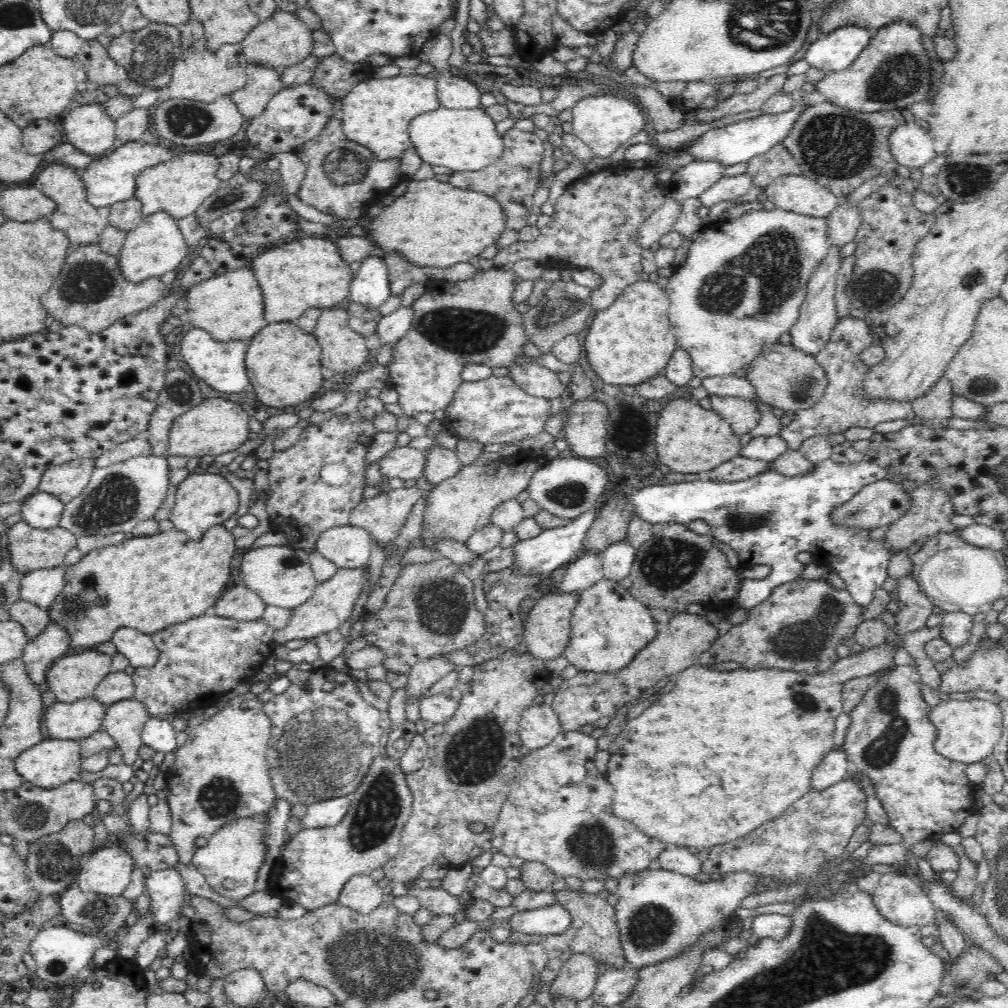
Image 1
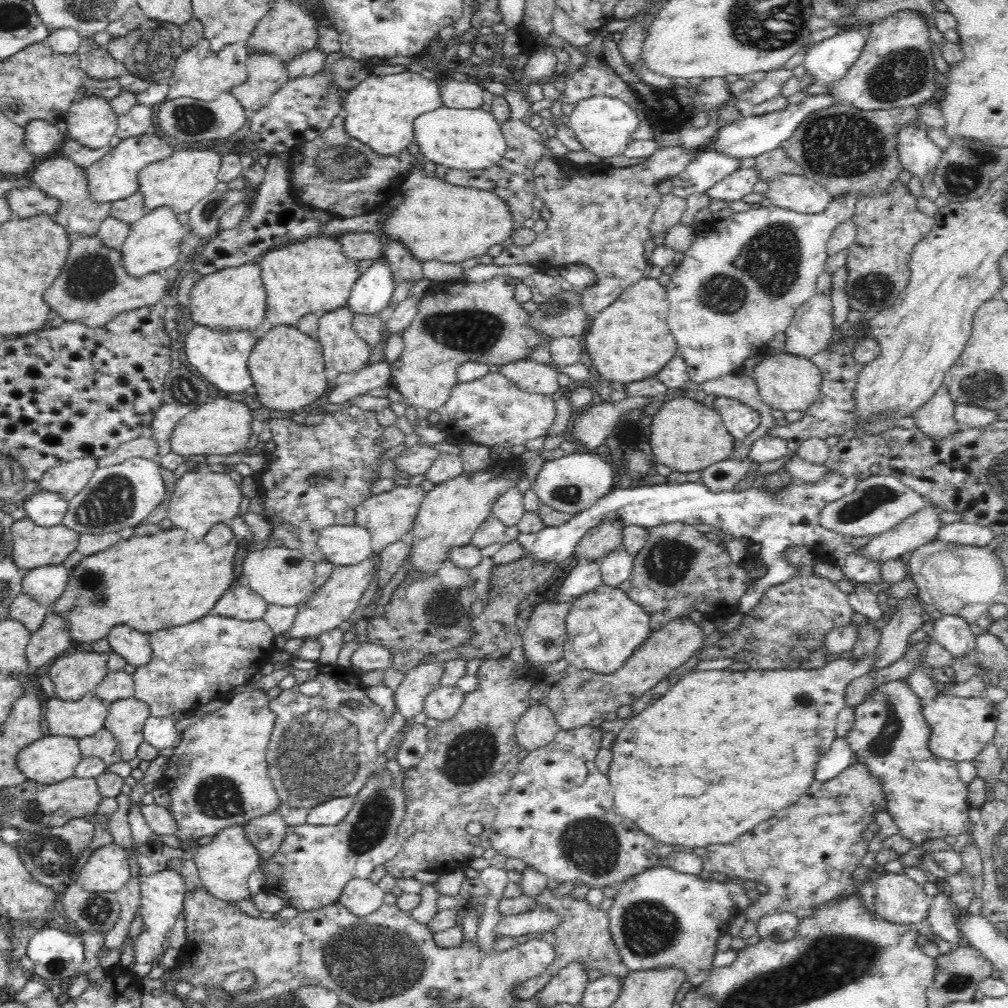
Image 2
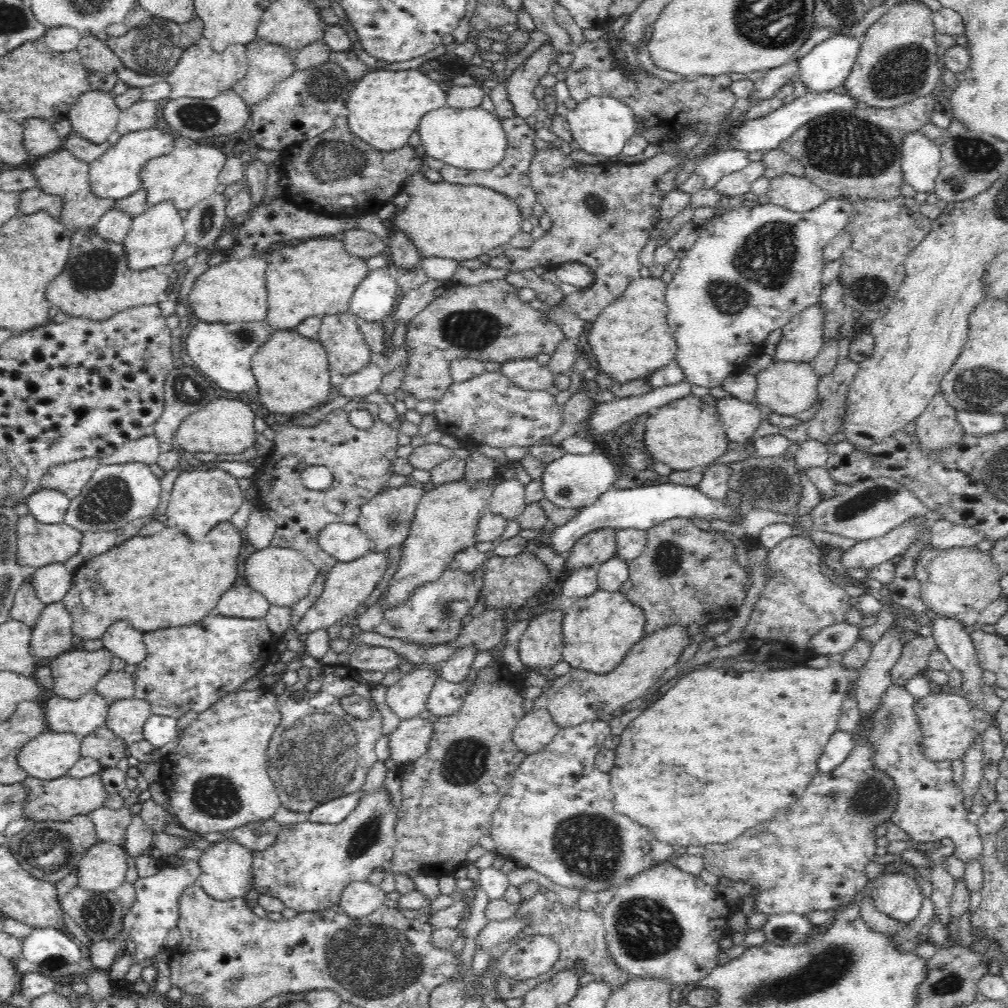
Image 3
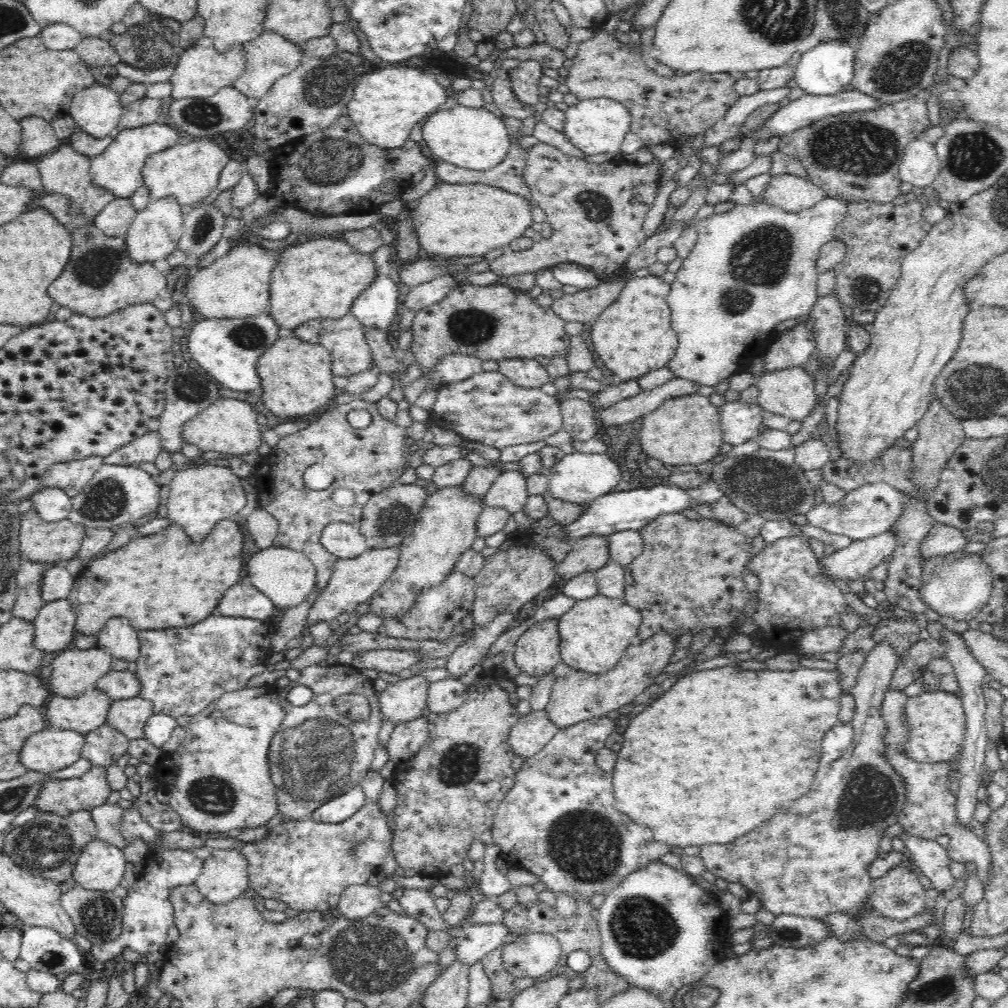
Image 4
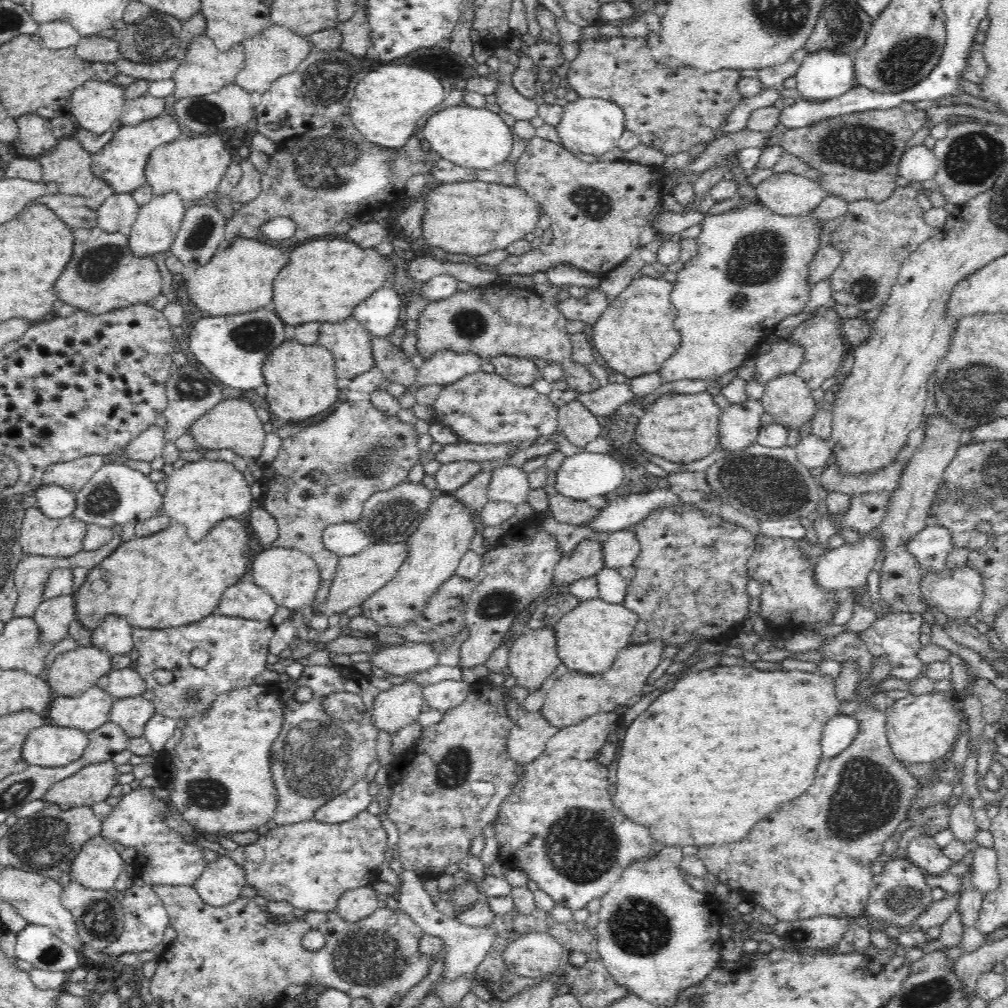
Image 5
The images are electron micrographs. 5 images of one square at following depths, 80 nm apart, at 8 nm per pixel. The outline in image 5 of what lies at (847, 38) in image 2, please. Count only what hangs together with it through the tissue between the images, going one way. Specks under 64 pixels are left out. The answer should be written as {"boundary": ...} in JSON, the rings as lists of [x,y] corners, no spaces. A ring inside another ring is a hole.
{"boundary":[[[816,50],[802,61],[795,74],[802,100],[824,102],[848,92],[855,79],[855,54]]]}

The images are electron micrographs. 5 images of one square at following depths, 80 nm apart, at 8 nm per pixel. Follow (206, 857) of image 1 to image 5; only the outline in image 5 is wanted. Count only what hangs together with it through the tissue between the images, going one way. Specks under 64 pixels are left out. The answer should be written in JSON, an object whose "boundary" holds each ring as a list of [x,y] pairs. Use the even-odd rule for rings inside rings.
{"boundary":[[[218,855],[216,860],[208,862],[193,887],[206,904],[226,906],[242,896],[241,890],[246,883],[244,869],[234,859]]]}

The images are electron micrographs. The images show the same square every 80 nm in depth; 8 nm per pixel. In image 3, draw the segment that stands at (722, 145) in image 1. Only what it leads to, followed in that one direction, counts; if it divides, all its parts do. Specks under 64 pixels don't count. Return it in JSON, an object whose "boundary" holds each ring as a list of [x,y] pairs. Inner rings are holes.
{"boundary":[[[809,91],[801,97],[796,97],[792,102],[783,104],[778,110],[774,110],[766,116],[754,118],[754,120],[743,120],[732,126],[730,132],[733,137],[729,142],[729,148],[746,151],[747,154],[754,152],[754,150],[766,150],[768,152],[778,149],[783,140],[790,138],[810,120],[824,116],[824,114],[830,114],[830,112],[836,112],[836,110],[850,110],[858,106],[862,106],[862,104],[858,104],[856,98],[846,93]]]}

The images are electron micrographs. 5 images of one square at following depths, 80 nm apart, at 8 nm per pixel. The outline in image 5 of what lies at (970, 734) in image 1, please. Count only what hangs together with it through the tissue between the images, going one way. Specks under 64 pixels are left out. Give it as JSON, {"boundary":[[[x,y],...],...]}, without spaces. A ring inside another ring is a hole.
{"boundary":[[[930,693],[920,696],[908,694],[894,701],[883,714],[886,715],[886,730],[893,755],[904,764],[936,764],[950,756],[954,742],[960,737],[965,725],[959,711],[954,709],[951,694]]]}

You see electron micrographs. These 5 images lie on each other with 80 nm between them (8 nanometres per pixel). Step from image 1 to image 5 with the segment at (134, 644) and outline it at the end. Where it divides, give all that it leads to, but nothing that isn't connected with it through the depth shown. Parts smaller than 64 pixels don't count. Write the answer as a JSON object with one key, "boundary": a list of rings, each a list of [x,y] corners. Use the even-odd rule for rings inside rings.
{"boundary":[[[107,614],[100,626],[92,629],[92,646],[116,654],[130,654],[134,649],[131,625],[126,617]]]}

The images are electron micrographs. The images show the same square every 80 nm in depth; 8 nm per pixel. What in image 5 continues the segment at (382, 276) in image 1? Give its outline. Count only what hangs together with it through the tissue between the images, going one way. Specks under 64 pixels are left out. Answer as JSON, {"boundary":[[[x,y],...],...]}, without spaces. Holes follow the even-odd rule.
{"boundary":[[[391,285],[382,287],[354,310],[354,318],[366,327],[371,336],[388,338],[398,326],[401,300]]]}

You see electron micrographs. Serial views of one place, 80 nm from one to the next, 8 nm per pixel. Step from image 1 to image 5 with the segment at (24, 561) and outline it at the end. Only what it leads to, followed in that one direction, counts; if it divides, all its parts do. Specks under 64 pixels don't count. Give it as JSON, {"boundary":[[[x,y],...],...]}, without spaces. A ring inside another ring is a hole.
{"boundary":[[[38,507],[25,510],[20,544],[23,554],[68,558],[82,550],[87,524],[70,515],[50,519]]]}

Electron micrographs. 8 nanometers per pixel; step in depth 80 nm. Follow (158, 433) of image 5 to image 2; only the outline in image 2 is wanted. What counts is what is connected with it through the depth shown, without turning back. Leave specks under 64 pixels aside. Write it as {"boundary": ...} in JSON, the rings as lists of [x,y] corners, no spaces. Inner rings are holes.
{"boundary":[[[141,437],[118,446],[112,454],[98,459],[100,468],[126,462],[129,458],[145,458],[146,460],[158,459],[158,444],[154,438]]]}

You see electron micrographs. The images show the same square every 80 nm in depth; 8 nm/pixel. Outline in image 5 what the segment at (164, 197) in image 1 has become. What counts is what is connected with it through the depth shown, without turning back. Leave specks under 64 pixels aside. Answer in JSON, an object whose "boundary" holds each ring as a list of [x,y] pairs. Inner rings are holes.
{"boundary":[[[222,133],[200,135],[176,139],[153,150],[147,160],[147,184],[156,196],[178,192],[182,201],[187,205],[192,201],[205,198],[220,185],[228,166],[232,163],[232,156],[226,149],[225,138]]]}

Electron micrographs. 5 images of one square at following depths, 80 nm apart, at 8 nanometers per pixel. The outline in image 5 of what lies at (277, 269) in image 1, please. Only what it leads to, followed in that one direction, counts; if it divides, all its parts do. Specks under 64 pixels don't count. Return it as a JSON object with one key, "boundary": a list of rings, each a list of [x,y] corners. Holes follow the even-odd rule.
{"boundary":[[[336,238],[313,240],[300,245],[290,253],[290,260],[274,279],[272,306],[282,322],[290,326],[308,322],[342,322],[352,316],[358,302],[366,300],[394,276],[393,257],[384,258],[374,248],[360,248],[354,242]]]}

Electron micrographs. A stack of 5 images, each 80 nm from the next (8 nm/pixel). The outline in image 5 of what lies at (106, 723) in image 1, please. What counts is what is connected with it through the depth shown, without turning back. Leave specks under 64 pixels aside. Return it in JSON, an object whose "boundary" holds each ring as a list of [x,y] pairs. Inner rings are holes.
{"boundary":[[[142,696],[122,698],[116,700],[110,712],[109,722],[120,725],[130,738],[142,737],[146,724],[155,716],[155,707],[152,702],[145,700]]]}

